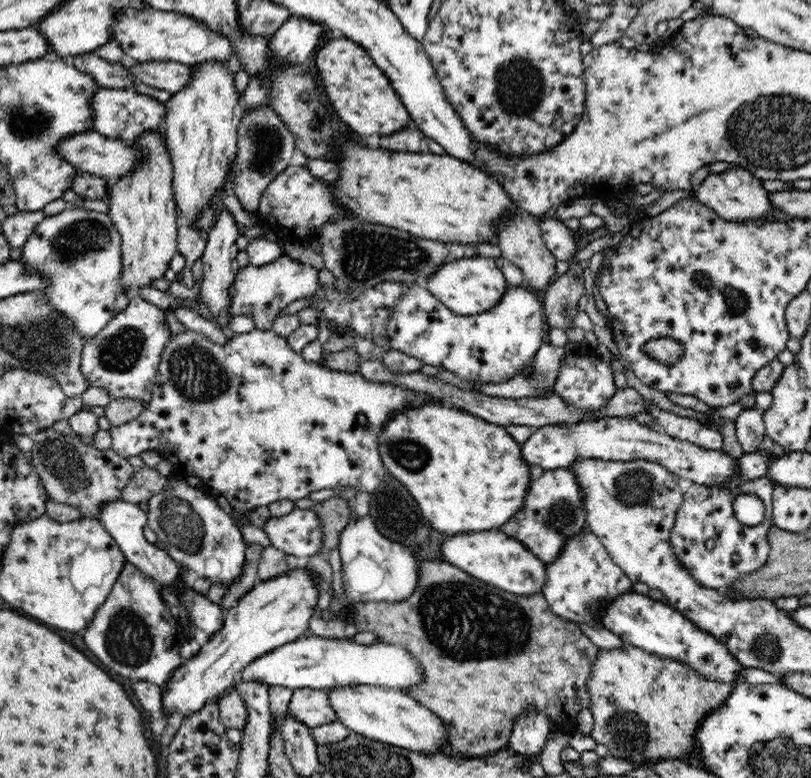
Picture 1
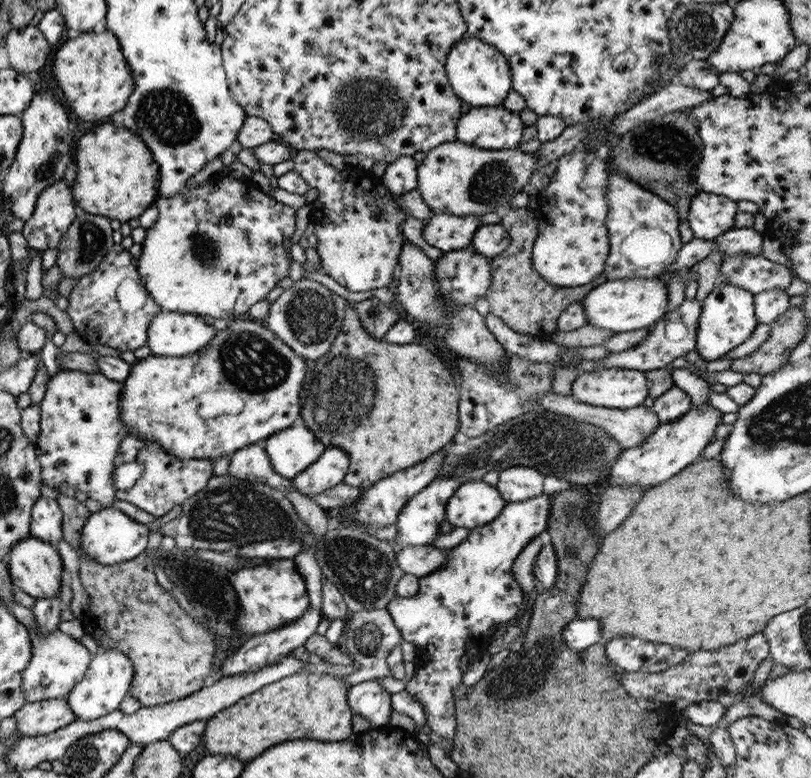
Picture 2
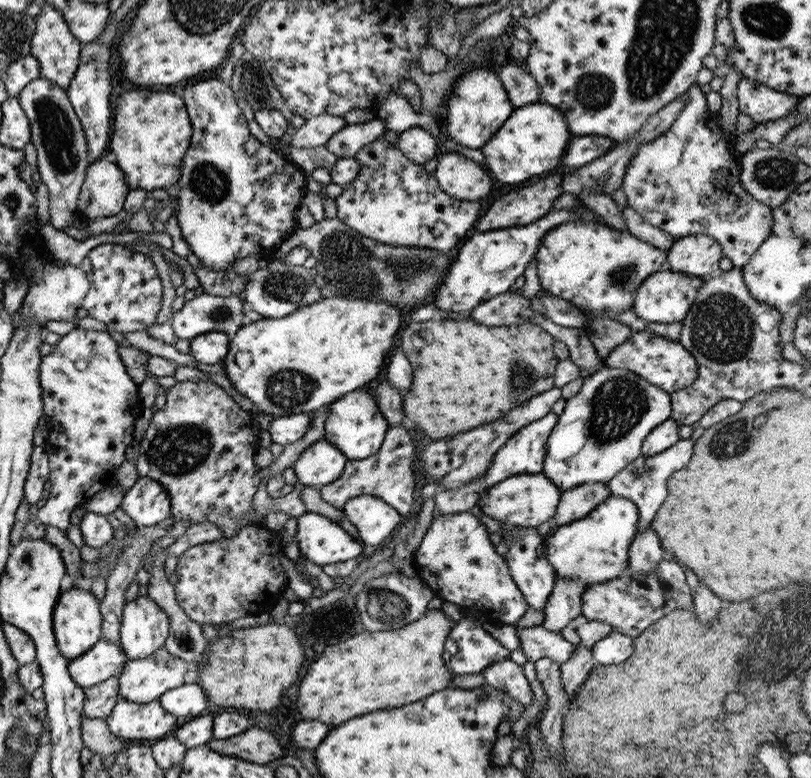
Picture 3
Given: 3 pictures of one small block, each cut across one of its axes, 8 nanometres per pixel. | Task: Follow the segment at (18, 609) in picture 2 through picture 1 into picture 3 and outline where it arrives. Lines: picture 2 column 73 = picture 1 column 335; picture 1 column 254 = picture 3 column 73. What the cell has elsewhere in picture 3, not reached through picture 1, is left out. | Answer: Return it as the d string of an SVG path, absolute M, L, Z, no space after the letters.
M99 640L81 656L68 661L66 667L71 681L83 690L111 676L118 678L127 660L118 642Z

